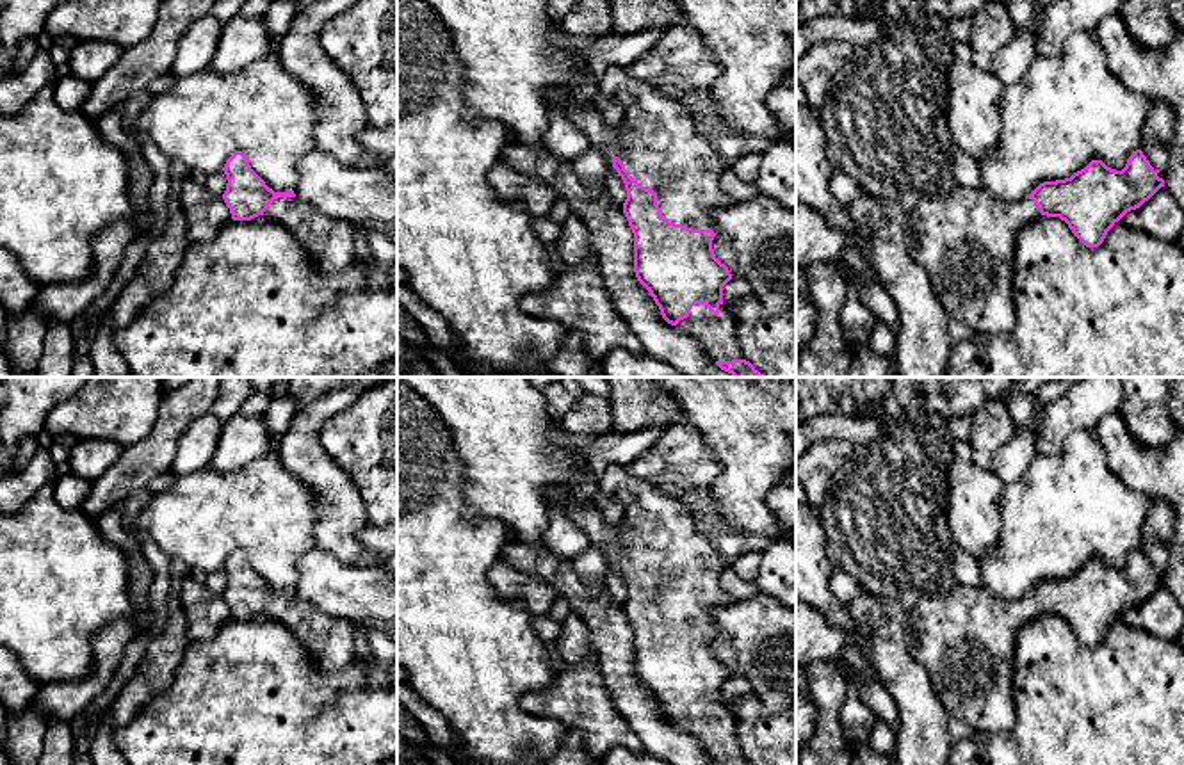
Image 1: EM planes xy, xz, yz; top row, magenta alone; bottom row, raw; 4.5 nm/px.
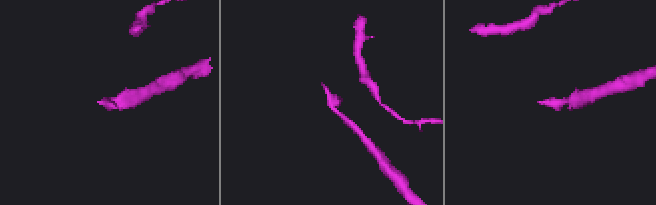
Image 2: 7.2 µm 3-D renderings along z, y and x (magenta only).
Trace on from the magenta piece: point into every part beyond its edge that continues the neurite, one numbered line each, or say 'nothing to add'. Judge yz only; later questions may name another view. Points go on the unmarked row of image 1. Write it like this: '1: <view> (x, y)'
1: yz (965, 637)

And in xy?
1: xy (328, 639)

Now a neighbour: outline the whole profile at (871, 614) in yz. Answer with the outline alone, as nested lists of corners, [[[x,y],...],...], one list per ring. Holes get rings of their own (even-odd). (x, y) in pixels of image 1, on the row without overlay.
[[[867,591],[847,603],[847,610],[851,630],[869,644],[867,660],[897,708],[894,765],[947,765],[953,745],[949,713],[928,671],[912,655],[908,610],[899,601]]]

